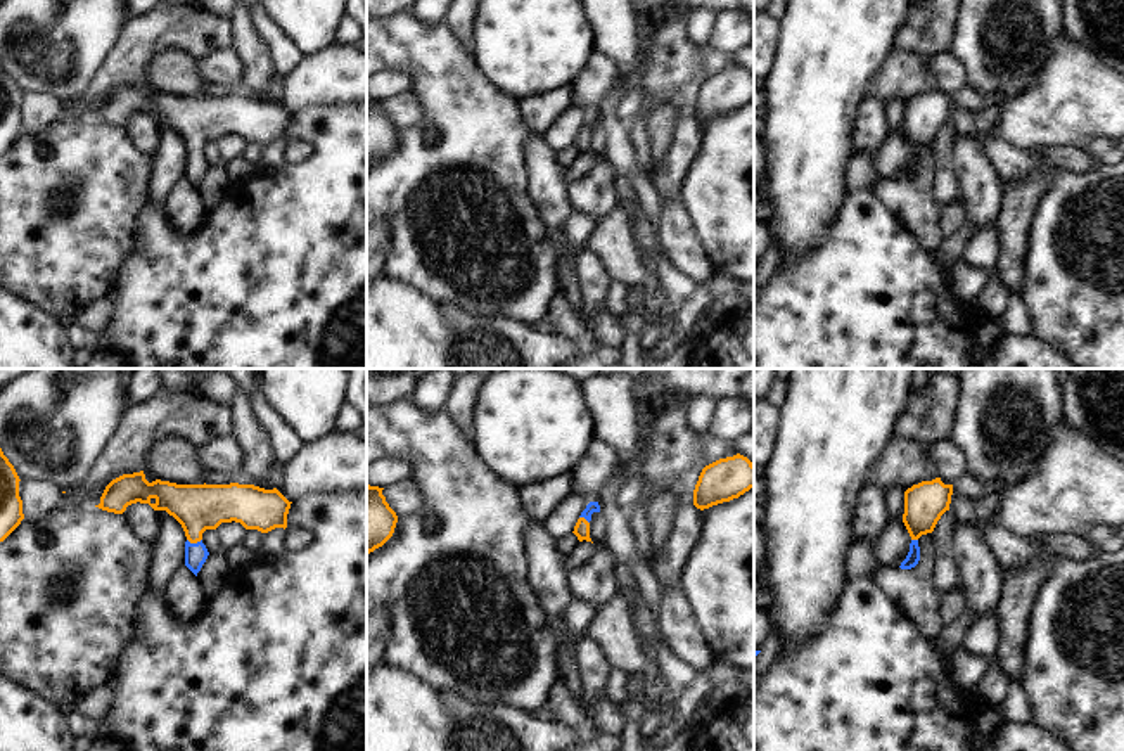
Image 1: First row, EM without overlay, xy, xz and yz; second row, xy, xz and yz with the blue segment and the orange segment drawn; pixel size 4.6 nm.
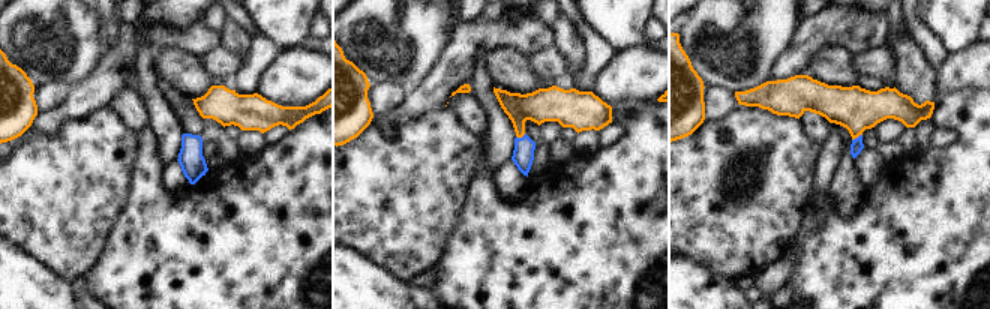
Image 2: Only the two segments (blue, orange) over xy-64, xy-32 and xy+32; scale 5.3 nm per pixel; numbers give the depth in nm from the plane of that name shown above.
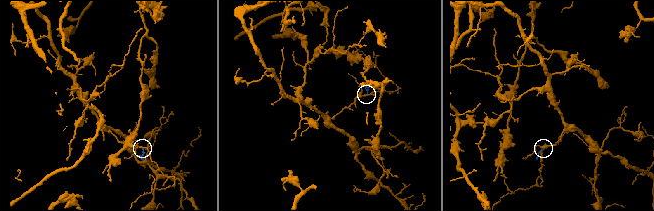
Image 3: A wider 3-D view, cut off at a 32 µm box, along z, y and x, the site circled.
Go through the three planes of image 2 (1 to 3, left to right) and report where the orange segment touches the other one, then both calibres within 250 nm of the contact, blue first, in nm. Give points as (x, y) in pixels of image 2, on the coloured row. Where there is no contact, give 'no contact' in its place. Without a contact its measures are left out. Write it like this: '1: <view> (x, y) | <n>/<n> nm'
1: no contact
2: xy-32 (522, 137) | 110/190 nm
3: xy+32 (858, 137) | 70/240 nm

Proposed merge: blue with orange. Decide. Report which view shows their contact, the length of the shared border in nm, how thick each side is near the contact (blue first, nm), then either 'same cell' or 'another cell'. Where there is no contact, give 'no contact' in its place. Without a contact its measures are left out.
meets blue in xy; contact 70 nm long; 110 nm thick on the blue side, 220 nm on the other; same cell

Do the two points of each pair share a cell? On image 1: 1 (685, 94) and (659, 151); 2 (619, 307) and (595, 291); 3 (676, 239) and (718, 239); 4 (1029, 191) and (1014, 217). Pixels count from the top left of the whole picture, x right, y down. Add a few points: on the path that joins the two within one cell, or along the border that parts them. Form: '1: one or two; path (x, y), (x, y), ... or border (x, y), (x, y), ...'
1: two; border (678, 101), (673, 139), (668, 147)
2: two; border (611, 284), (604, 307)
3: two; border (682, 201), (692, 232), (715, 276)
4: one; path (1022, 198), (1017, 210)

